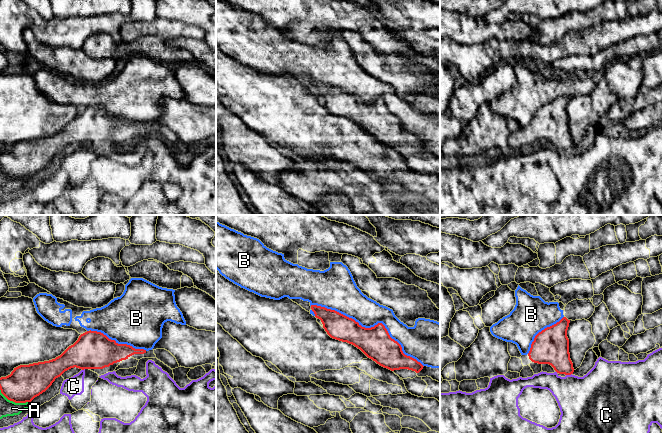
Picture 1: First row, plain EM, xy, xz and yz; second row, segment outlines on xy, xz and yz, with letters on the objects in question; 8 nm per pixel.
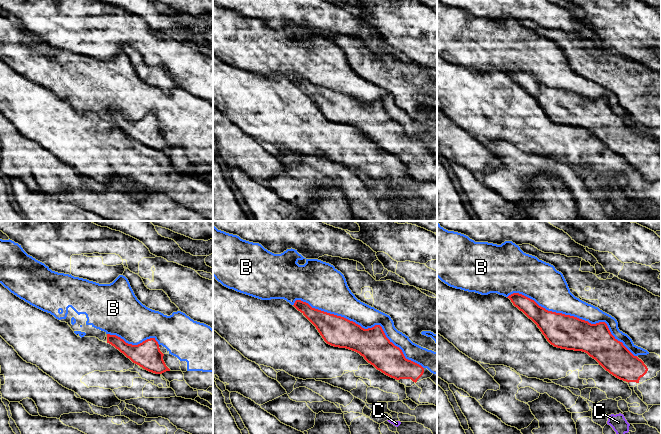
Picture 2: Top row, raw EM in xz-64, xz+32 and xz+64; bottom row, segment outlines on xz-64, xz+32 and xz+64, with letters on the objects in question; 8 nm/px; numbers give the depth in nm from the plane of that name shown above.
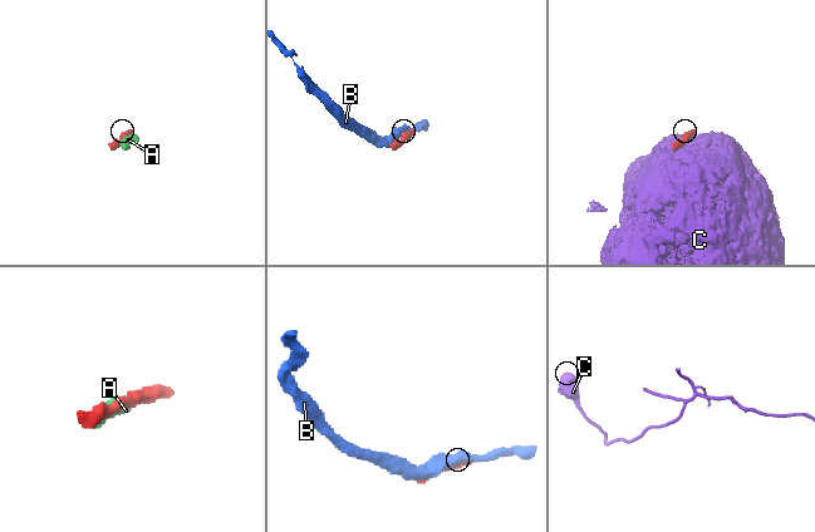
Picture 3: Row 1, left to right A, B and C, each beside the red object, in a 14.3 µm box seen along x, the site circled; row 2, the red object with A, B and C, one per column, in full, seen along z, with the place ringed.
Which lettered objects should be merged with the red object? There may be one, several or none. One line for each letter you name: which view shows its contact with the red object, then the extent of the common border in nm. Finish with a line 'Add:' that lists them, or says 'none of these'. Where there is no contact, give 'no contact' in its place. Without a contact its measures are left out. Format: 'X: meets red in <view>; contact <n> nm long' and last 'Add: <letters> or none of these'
Add: none of these

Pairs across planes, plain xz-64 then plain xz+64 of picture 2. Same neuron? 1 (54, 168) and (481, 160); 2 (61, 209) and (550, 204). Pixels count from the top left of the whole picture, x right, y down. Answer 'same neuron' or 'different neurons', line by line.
1: same neuron
2: different neurons

